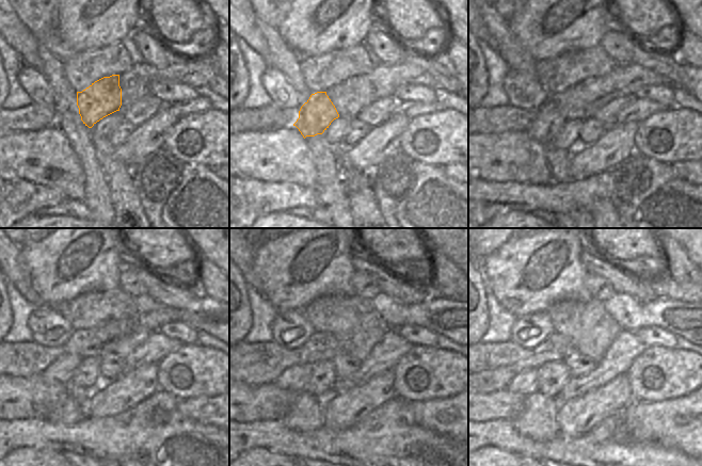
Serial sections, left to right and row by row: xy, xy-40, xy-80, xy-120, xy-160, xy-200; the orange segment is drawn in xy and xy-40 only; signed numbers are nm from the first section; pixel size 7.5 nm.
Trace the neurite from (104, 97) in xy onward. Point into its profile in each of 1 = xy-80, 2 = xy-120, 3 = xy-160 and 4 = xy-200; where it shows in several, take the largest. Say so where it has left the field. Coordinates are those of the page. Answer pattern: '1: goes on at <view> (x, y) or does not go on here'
1: goes on at xy-80 (549, 119)
2: goes on at xy-120 (62, 369)
3: goes on at xy-160 (294, 378)
4: goes on at xy-200 (526, 383)

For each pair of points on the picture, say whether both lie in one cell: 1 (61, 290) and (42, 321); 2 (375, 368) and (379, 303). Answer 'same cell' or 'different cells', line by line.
1: different cells
2: different cells

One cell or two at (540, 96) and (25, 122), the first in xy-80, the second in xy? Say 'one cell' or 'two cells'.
two cells

